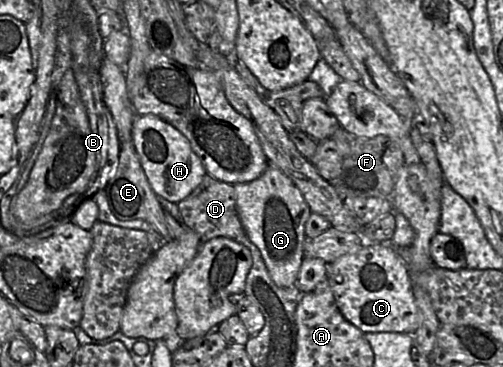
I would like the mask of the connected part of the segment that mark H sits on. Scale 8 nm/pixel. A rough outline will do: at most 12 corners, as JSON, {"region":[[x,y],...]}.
{"region":[[155,115],[132,139],[152,190],[178,203],[207,174],[188,139]]}

